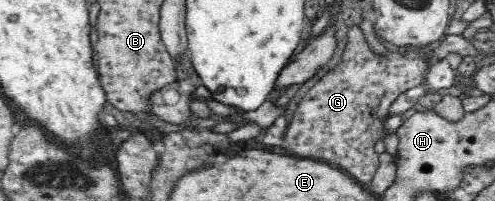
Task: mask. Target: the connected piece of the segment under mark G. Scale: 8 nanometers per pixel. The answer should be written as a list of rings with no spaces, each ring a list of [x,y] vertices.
[[[357,24],[347,27],[347,38],[347,46],[345,46],[341,61],[334,70],[315,83],[307,95],[301,99],[290,125],[287,126],[285,136],[287,136],[289,148],[295,154],[303,158],[325,160],[327,164],[333,164],[335,168],[341,168],[343,172],[347,172],[359,184],[367,184],[373,180],[379,168],[379,154],[375,152],[373,145],[379,138],[384,137],[383,122],[388,118],[389,104],[396,96],[420,84],[427,62],[419,59],[411,51],[404,55],[389,52],[386,59],[378,59],[371,53]]]

